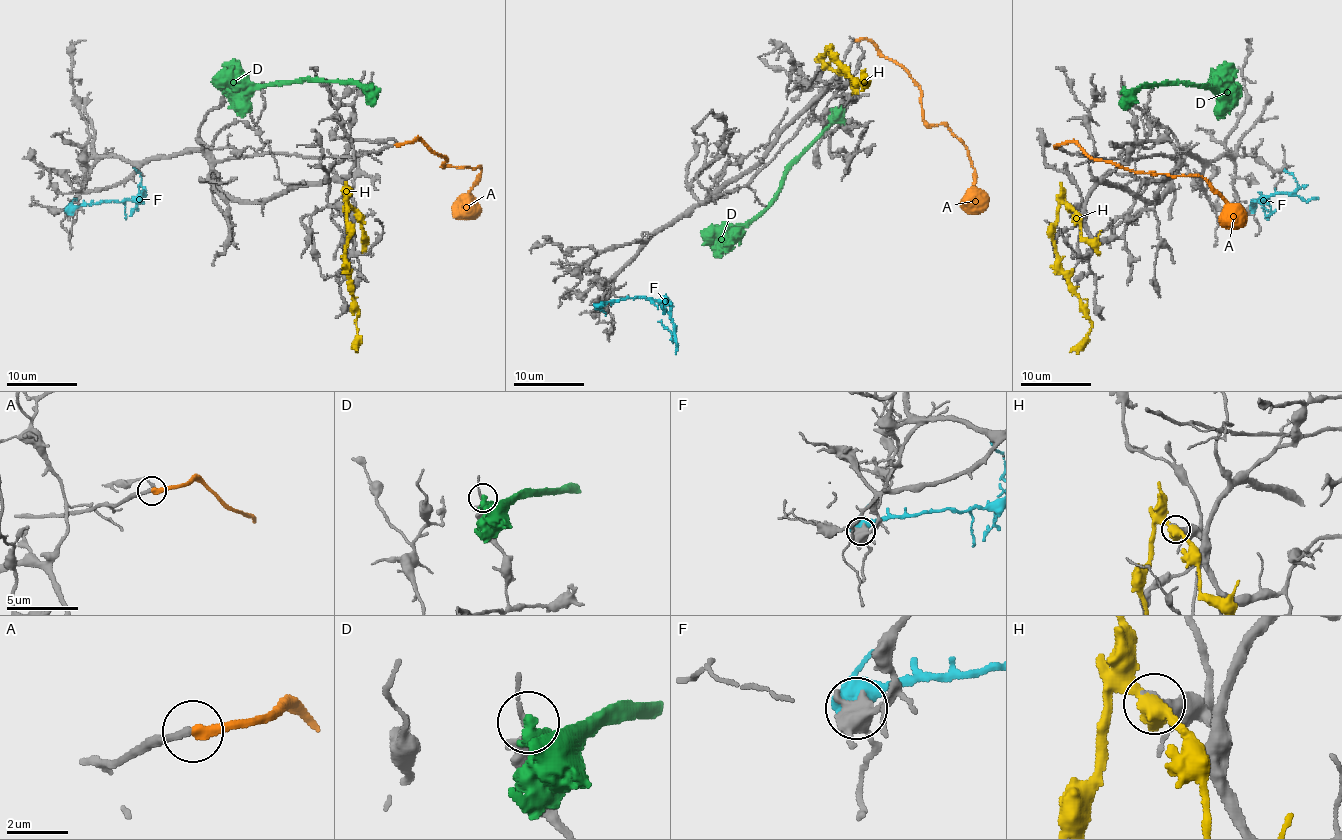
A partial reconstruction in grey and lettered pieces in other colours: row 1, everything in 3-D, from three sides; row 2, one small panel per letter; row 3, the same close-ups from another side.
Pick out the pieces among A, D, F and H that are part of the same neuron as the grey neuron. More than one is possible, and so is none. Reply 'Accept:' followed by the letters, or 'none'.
Accept: A

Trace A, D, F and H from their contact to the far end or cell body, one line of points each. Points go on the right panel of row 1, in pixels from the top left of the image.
A: (1054, 147), (1074, 142), (1093, 159), (1117, 166), (1145, 173), (1201, 176), (1238, 214), (1237, 228)
D: (1122, 88), (1134, 90), (1192, 82), (1211, 86), (1225, 83)
F: (1251, 209), (1252, 201), (1262, 201), (1271, 194), (1290, 194), (1296, 189), (1295, 178), (1285, 169)
H: (1068, 205), (1060, 205), (1053, 233), (1056, 269), (1079, 299), (1079, 309), (1091, 323), (1091, 331), (1069, 352)

